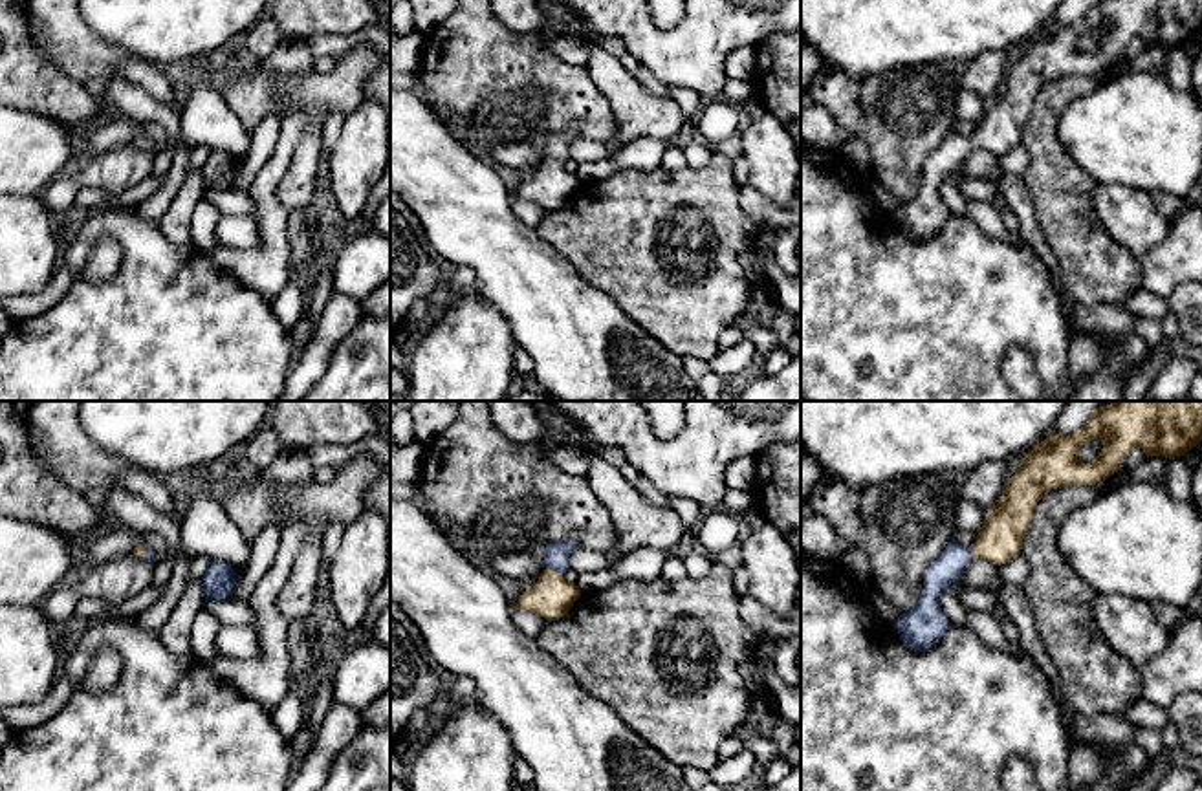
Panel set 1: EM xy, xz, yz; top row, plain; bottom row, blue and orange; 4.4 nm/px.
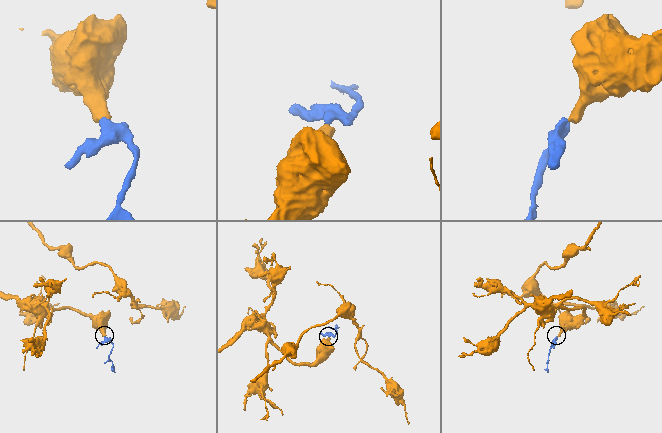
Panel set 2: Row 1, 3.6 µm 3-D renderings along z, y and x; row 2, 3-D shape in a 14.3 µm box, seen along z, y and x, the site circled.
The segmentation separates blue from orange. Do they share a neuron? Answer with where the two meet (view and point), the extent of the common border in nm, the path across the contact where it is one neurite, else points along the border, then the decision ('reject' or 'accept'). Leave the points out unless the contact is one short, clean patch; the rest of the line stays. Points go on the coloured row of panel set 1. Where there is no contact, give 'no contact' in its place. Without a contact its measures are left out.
xz (554, 570) | 80 nm | across xz (557, 555), (554, 570), (552, 597) | accept

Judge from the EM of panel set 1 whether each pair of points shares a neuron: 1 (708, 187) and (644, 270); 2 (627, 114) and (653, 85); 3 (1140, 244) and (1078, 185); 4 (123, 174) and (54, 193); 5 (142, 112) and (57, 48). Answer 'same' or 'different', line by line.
1: same
2: different
3: different
4: same
5: different

